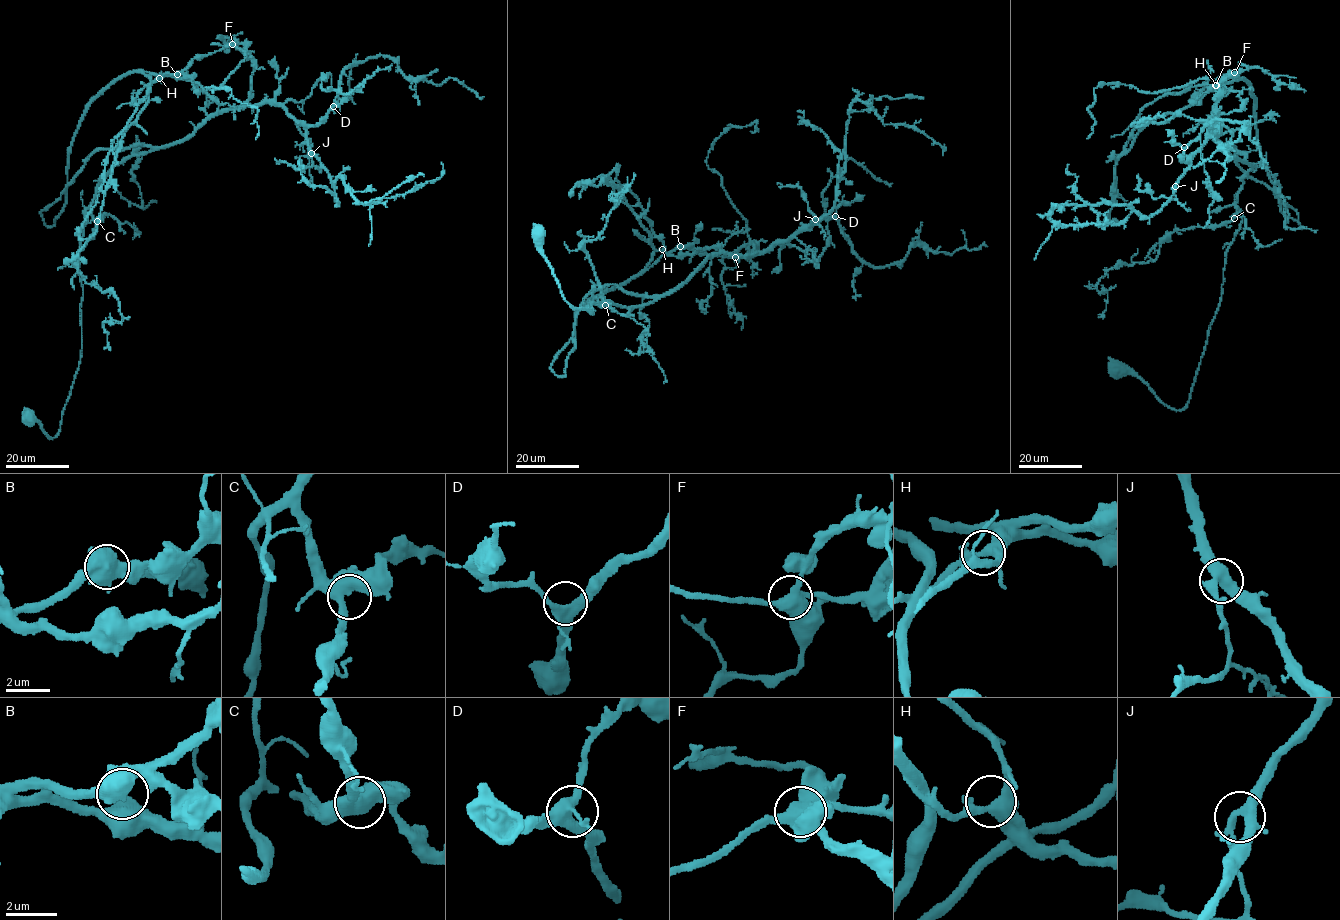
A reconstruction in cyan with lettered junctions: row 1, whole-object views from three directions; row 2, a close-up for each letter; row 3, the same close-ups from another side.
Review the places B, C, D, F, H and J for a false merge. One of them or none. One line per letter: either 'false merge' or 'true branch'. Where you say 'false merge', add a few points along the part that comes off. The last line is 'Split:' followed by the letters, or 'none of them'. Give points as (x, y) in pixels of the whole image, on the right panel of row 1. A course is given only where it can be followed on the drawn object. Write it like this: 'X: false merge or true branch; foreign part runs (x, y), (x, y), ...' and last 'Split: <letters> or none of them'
B: true branch
C: true branch
D: true branch
F: true branch
H: true branch
J: true branch
Split: none of them

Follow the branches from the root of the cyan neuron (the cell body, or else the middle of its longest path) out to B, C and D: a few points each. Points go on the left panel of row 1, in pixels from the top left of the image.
B: (27, 418), (60, 431), (98, 184), (217, 111), (177, 74)
C: (27, 418), (38, 422), (50, 438), (60, 431), (80, 358), (78, 259), (84, 211), (88, 208), (97, 221)
D: (27, 418), (60, 431), (80, 358), (84, 211), (112, 168), (229, 109), (273, 102), (315, 126), (333, 106)

